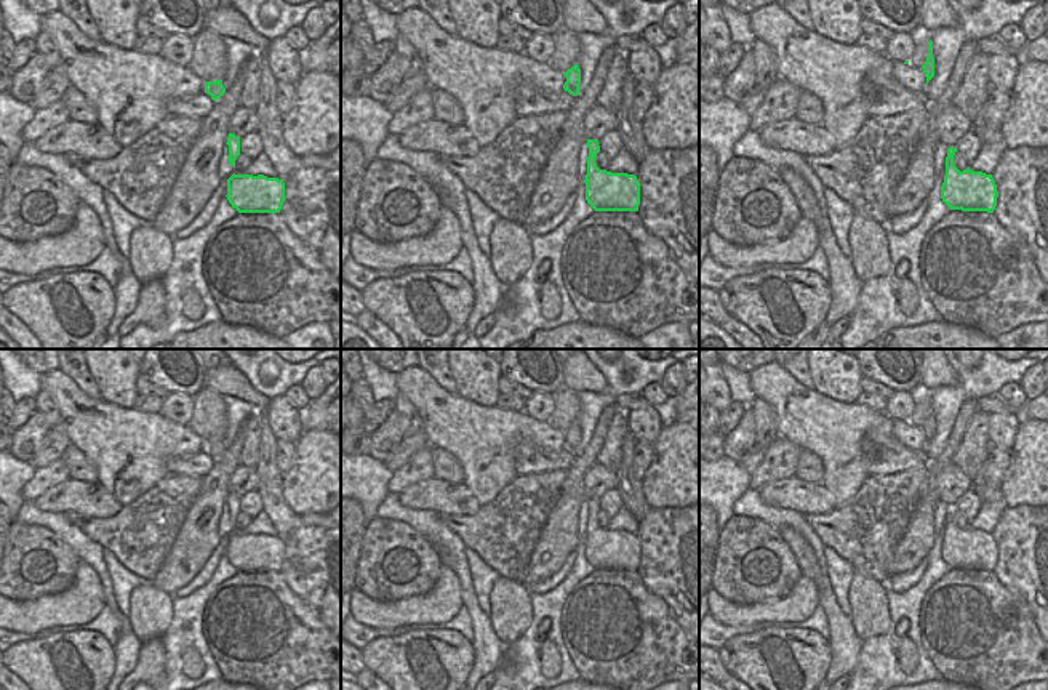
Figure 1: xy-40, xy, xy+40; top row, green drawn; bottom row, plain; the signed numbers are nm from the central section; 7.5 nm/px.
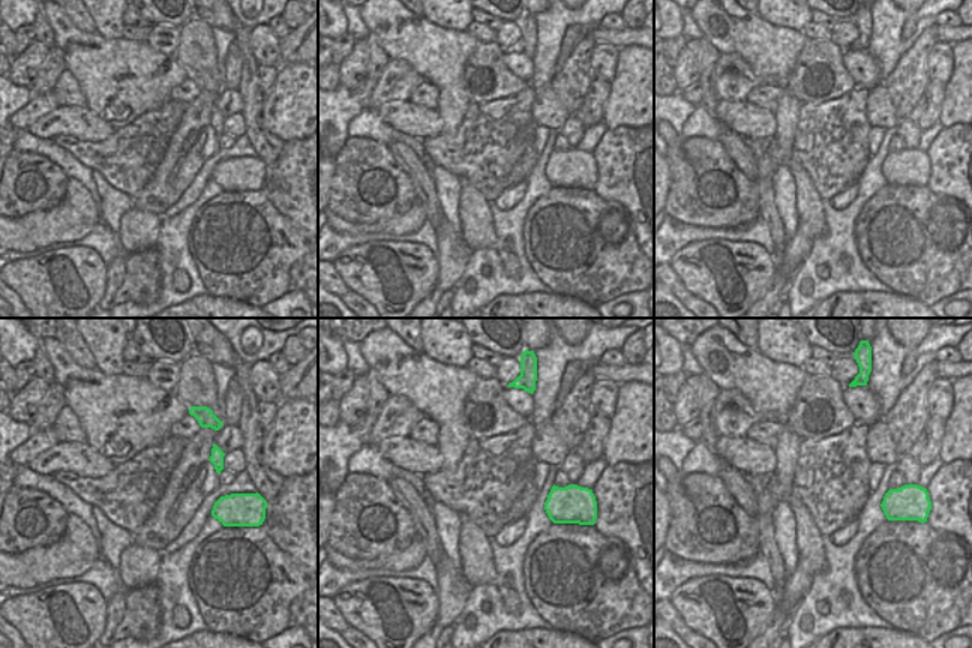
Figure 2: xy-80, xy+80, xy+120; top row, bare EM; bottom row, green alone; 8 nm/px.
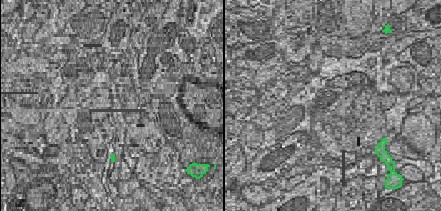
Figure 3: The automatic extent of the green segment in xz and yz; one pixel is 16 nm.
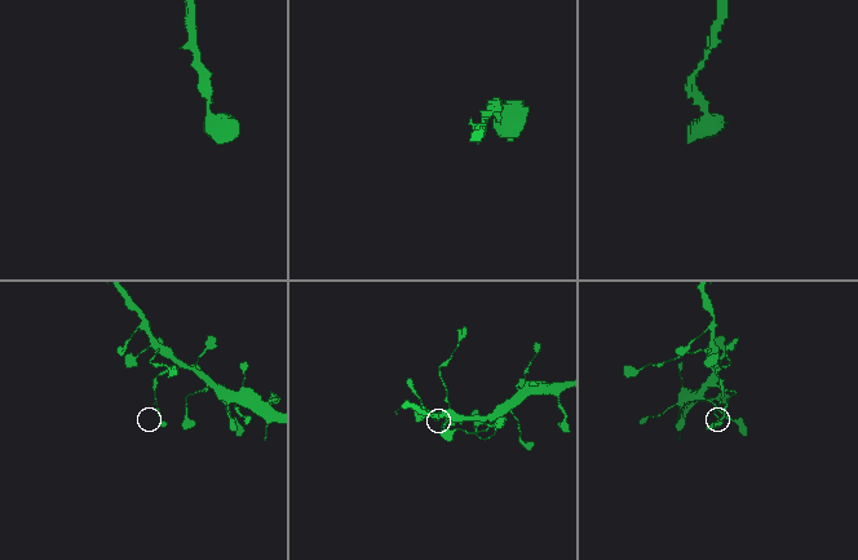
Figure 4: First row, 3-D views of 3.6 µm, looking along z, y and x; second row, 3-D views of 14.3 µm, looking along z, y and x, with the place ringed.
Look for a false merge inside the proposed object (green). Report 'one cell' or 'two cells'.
one cell

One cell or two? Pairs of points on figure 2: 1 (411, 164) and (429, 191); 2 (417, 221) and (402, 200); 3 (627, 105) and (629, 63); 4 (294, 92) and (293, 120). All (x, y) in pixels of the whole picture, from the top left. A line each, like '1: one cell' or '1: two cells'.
1: one cell
2: two cells
3: one cell
4: one cell

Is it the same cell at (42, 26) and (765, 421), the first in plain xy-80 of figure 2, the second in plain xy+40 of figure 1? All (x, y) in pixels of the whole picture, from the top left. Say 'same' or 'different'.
same

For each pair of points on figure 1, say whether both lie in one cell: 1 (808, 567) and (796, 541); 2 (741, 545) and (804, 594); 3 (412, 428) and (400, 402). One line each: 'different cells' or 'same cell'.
1: same cell
2: different cells
3: same cell

